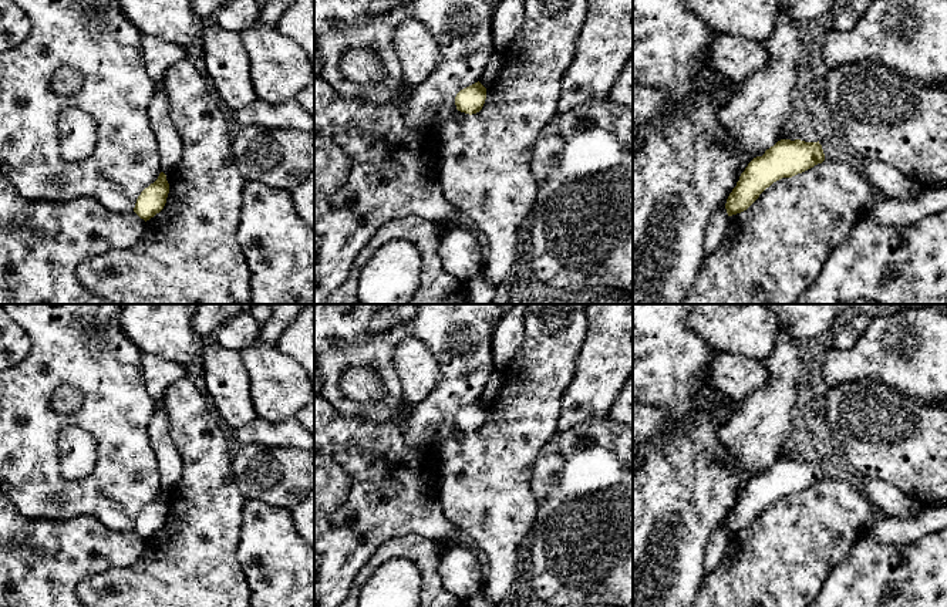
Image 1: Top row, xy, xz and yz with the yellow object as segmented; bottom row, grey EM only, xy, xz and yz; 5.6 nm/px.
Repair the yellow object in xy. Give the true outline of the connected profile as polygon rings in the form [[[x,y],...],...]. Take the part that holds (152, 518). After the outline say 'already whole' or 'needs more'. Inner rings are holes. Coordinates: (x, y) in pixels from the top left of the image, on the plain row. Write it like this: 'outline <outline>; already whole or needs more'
outline [[[164,490],[159,492],[158,498],[145,506],[137,517],[134,530],[145,540],[159,532],[169,512],[169,502]]]; already whole

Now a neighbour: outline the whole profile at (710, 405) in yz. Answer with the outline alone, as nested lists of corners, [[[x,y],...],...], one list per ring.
[[[704,395],[695,399],[695,407],[705,415],[715,418],[725,425],[735,414],[732,407],[719,402],[714,395]]]

